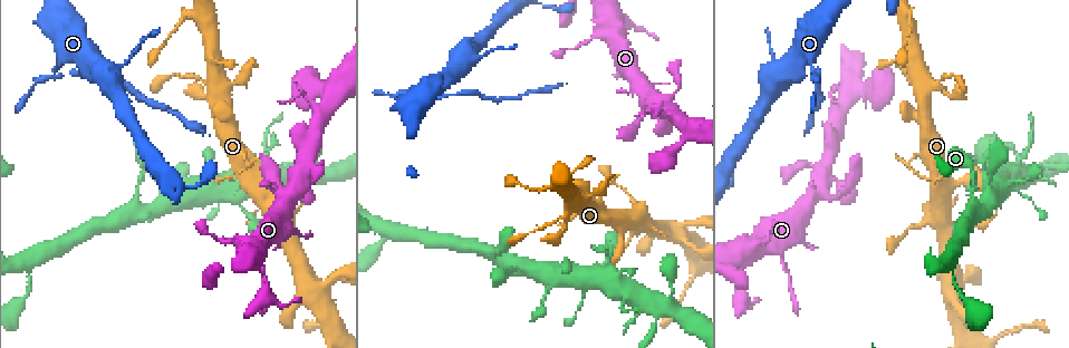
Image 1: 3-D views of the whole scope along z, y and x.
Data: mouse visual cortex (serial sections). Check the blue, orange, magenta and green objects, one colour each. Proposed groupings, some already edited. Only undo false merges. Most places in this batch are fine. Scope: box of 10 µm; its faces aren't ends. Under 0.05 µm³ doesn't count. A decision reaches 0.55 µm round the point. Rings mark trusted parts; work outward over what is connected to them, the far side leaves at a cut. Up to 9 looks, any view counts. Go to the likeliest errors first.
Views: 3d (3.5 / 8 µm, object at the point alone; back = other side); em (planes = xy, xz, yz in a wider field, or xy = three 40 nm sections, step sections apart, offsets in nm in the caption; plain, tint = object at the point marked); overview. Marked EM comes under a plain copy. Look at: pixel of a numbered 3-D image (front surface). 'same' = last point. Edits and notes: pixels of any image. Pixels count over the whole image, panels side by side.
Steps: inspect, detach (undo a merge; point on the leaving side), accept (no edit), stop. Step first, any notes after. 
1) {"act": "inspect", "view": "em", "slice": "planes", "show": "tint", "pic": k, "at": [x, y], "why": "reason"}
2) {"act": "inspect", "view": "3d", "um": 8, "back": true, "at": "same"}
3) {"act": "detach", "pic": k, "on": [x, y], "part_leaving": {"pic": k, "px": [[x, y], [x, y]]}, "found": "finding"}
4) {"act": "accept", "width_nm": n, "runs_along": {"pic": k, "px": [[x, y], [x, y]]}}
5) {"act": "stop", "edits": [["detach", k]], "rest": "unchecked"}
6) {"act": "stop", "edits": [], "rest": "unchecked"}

{"act": "inspect", "view": "3d", "um": 3.5, "pic": 1, "at": [813, 77], "why": "abrupt turn"}

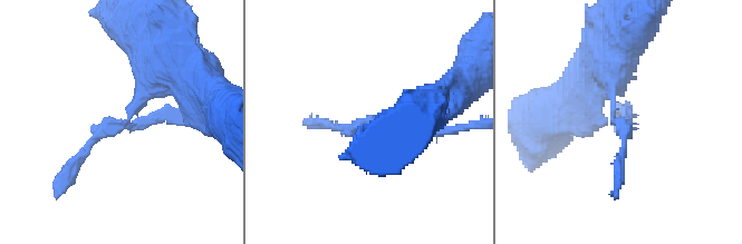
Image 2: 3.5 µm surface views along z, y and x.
{"act": "inspect", "view": "em", "slice": "planes", "show": "tint", "pic": 2, "at": [619, 122]}

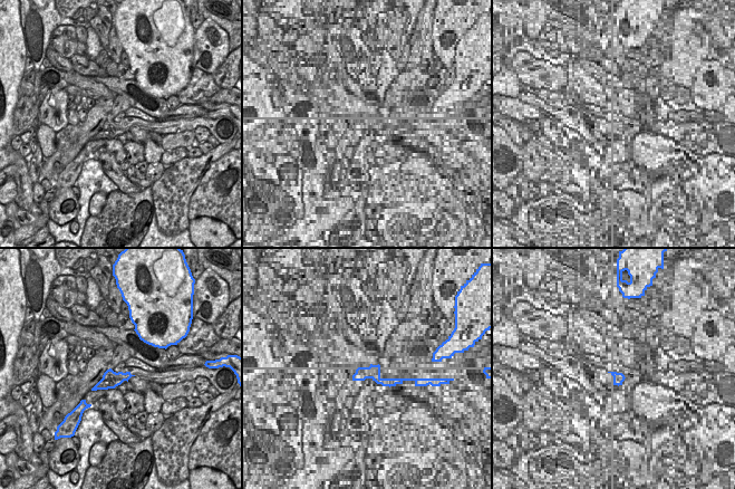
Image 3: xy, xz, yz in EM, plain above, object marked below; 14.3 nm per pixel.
{"act": "detach", "pic": 2, "on": [626, 134], "found": "a second cell is stuck on"}

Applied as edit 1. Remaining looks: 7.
{"act": "inspect", "view": "em", "slice": "xy", "step": 5, "show": "tint", "pic": 1, "at": [599, 277], "why": "sudden change in width"}

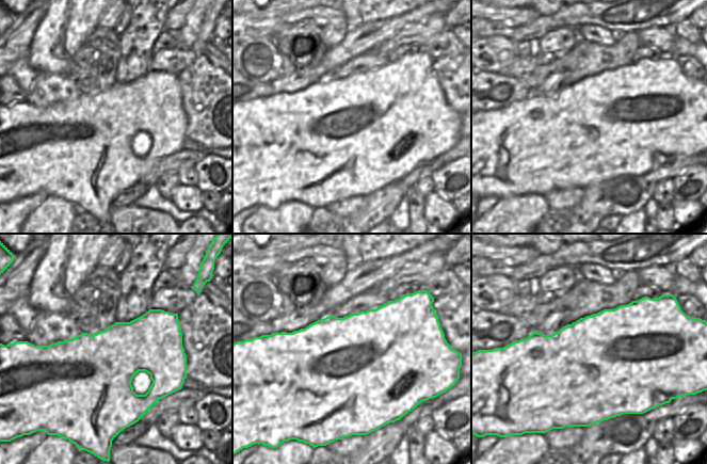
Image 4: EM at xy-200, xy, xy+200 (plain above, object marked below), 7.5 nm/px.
{"act": "inspect", "view": "3d", "um": 3.5, "at": "same", "why": "wider look"}

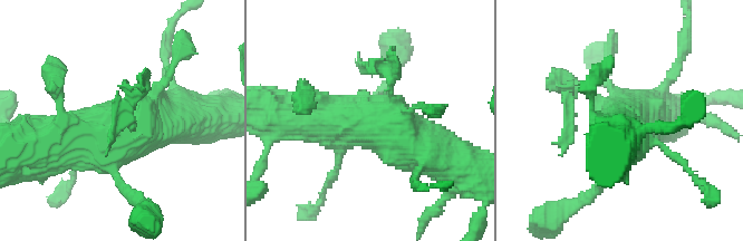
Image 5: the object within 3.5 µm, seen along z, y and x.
{"act": "accept", "runs_along": {"pic": 5, "px": [[277, 114], [387, 127], [411, 145]]}, "found": "one cell here"}

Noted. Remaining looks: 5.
{"act": "inspect", "view": "3d", "um": 3.5, "pic": 1, "at": [666, 305], "why": "four or more arms meet"}

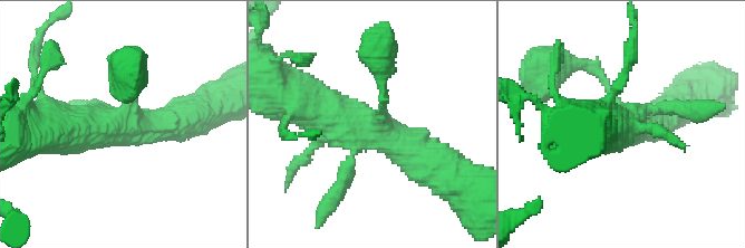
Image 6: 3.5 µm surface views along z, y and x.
{"act": "inspect", "view": "em", "slice": "xy", "step": 3, "show": "tint", "pic": 6, "at": [119, 122], "why": "now the EM"}

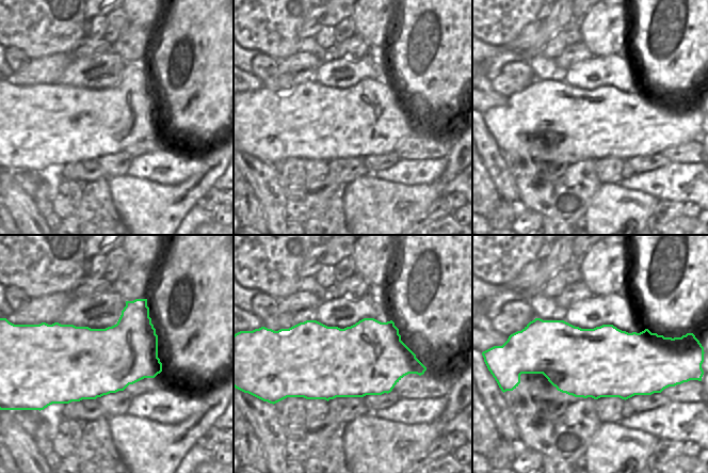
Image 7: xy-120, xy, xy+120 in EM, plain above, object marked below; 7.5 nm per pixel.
{"act": "accept", "runs_along": {"pic": 6, "px": [[299, 99], [368, 122], [429, 160]]}, "found": "one cell here"}

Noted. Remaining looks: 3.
{"act": "inspect", "view": "3d", "um": 3.5, "pic": 1, "at": [288, 192], "why": "a narrow waist"}

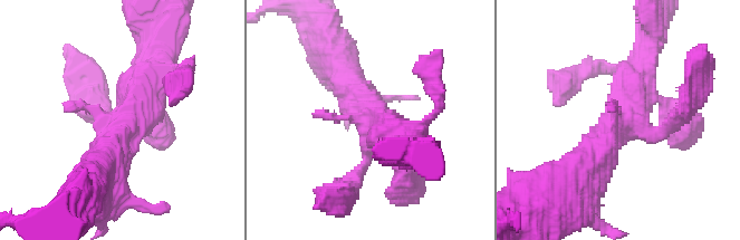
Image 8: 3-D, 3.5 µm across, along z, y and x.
{"act": "inspect", "view": "em", "slice": "planes", "show": "tint", "pic": 8, "at": [638, 125], "why": "shape alone is not enough"}

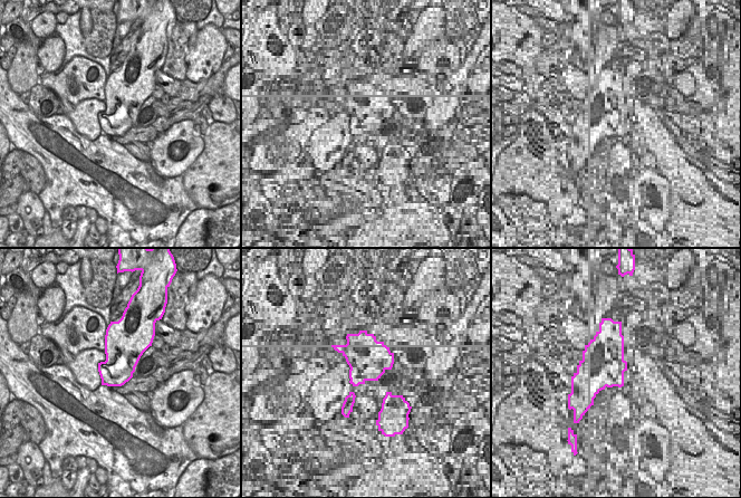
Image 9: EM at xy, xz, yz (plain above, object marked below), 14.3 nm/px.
{"act": "accept", "runs_along": {"pic": 8, "px": [[579, 171], [628, 113], [643, 58]]}, "found": "one cell here"}

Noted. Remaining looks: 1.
{"act": "stop", "edits": [["detach", 2]], "rest": "unchecked"}

